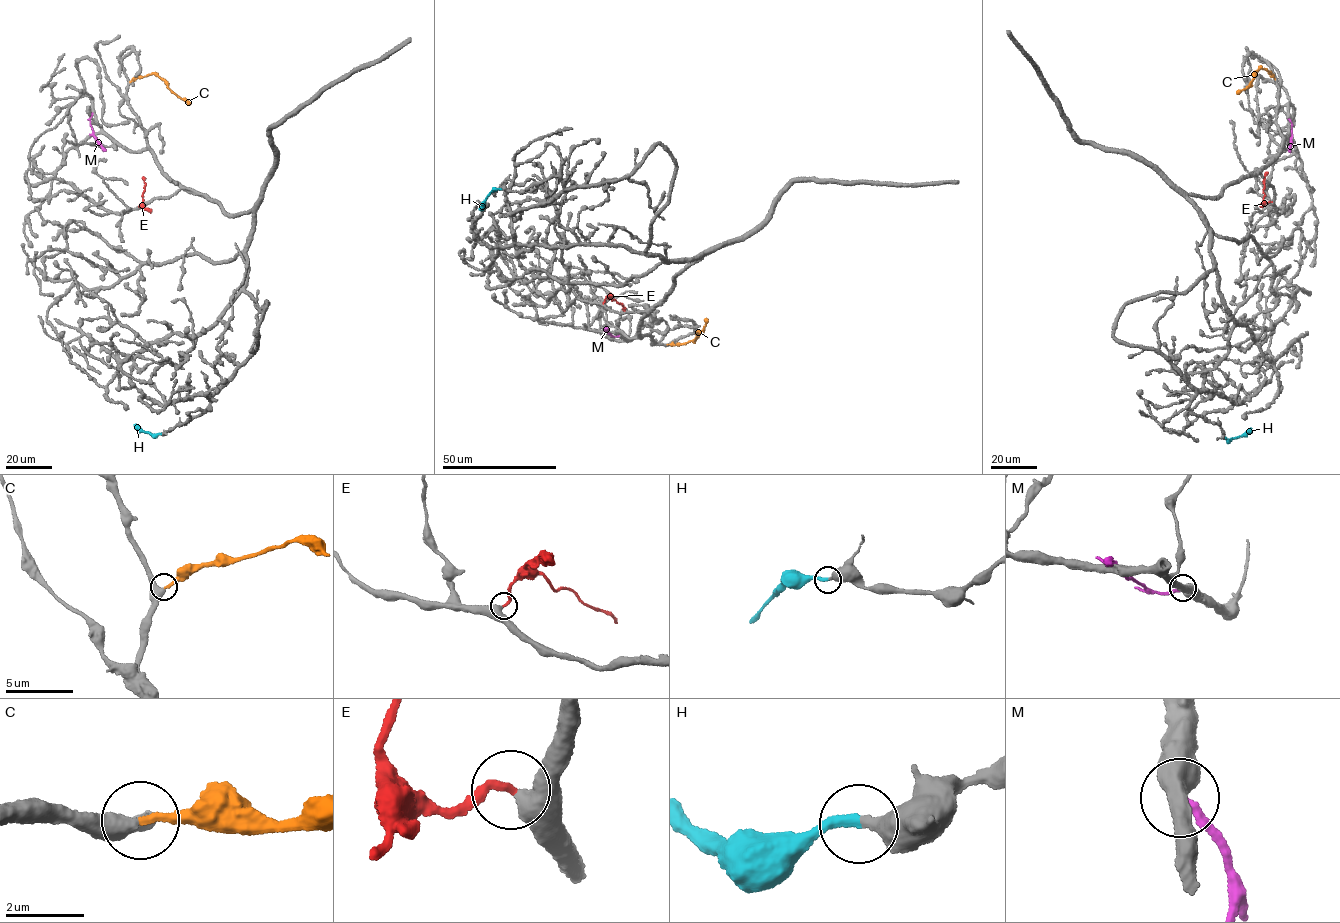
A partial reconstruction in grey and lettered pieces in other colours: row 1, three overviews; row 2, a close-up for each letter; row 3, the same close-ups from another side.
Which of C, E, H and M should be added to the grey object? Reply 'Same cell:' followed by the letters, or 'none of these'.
Same cell: C, E, H

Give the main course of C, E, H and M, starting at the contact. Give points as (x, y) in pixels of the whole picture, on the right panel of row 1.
C: (1275, 78), (1259, 67), (1250, 82), (1251, 85), (1236, 92)
E: (1271, 201), (1267, 202), (1263, 198), (1264, 179), (1267, 172)
H: (1225, 437), (1230, 441), (1251, 429)
M: (1288, 119), (1291, 135), (1289, 151)

